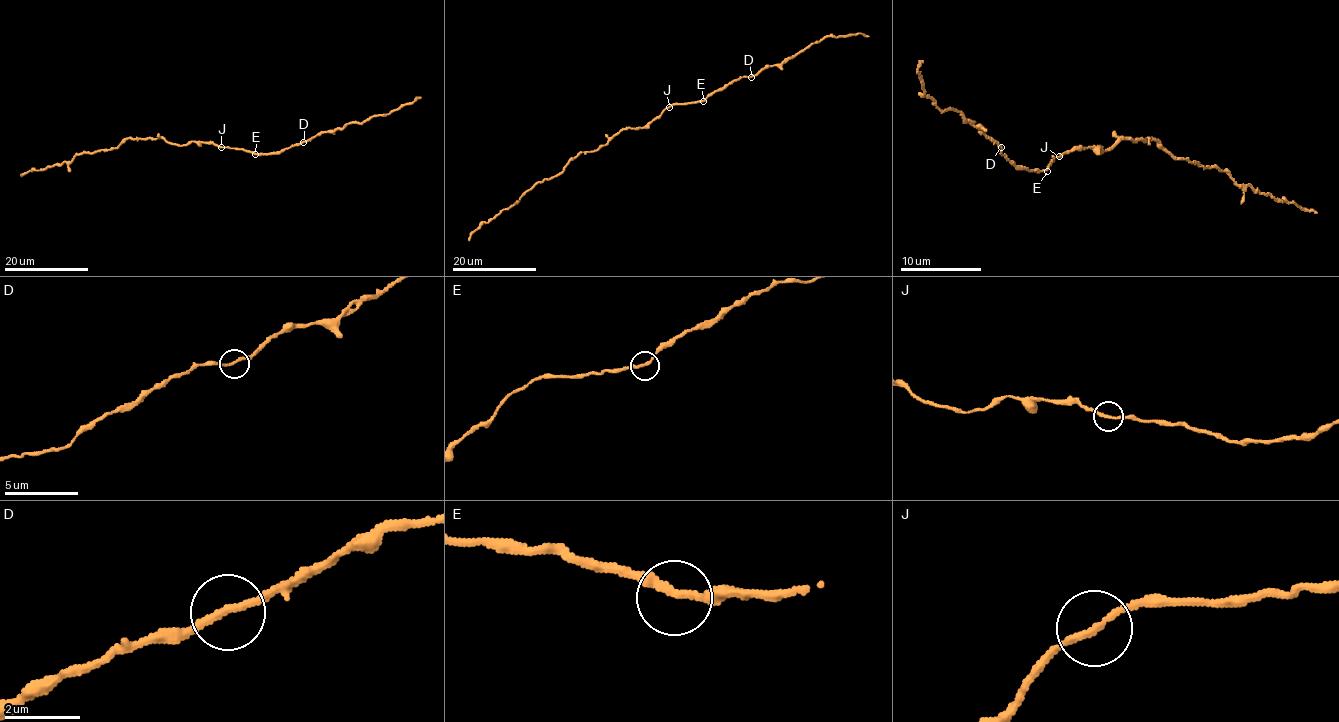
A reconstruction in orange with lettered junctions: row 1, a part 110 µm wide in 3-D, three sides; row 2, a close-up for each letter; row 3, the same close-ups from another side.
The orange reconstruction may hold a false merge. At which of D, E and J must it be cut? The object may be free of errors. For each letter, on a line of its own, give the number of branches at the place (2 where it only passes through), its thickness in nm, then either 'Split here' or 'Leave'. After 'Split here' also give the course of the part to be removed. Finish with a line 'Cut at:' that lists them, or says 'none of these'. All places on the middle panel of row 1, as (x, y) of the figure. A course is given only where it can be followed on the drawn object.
D: Branches: 2. Thickness 190 nm. Leave
E: Branches: 2. Thickness 200 nm. Leave
J: Branches: 2. Thickness 190 nm. Split here. Course of the part to remove: (669, 107), (646, 126), (624, 128), (597, 150), (581, 152), (562, 171), (538, 181), (483, 222), (469, 240)
Cut at: J

